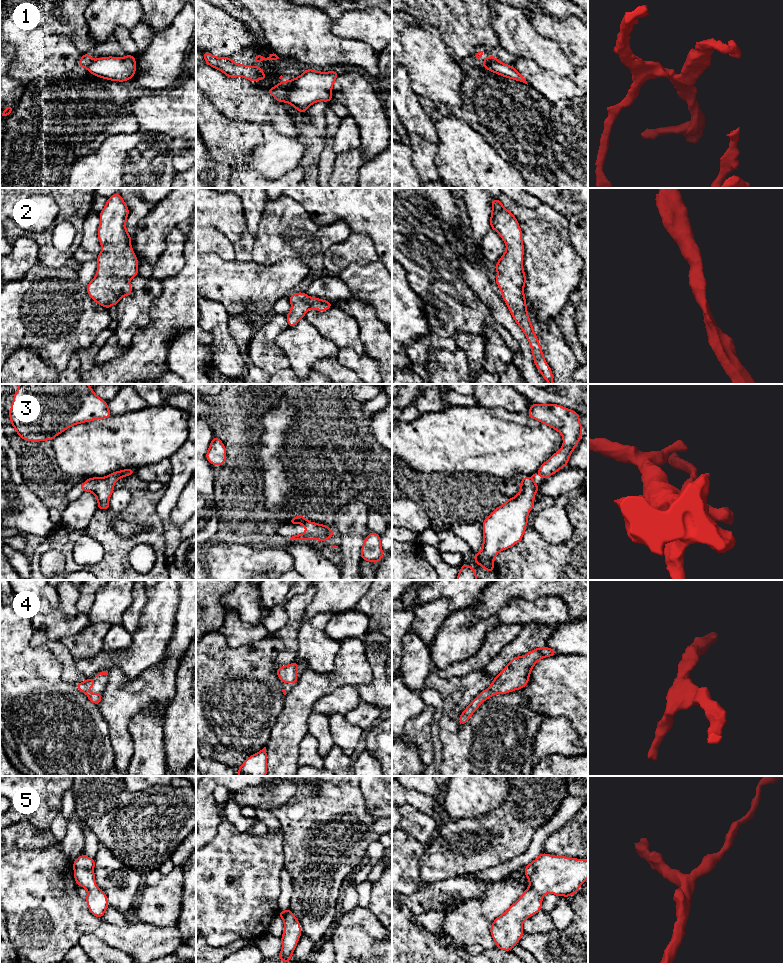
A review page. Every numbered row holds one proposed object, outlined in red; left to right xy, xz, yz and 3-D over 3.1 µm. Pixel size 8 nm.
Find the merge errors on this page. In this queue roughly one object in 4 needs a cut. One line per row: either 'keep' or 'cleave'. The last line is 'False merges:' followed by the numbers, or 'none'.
1: cleave
2: keep
3: keep
4: keep
5: keep
False merges: 1

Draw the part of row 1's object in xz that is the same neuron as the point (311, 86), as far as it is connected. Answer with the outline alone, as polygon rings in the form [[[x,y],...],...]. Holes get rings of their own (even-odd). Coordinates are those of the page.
[[[307,68],[300,76],[288,80],[287,102],[304,113],[318,101],[332,101],[332,87],[339,75],[336,71],[319,72]]]

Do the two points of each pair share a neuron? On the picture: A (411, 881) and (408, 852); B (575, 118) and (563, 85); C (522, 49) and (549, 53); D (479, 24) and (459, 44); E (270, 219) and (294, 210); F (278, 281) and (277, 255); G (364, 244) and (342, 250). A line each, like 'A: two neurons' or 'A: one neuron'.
A: one neuron
B: two neurons
C: one neuron
D: one neuron
E: one neuron
F: two neurons
G: one neuron

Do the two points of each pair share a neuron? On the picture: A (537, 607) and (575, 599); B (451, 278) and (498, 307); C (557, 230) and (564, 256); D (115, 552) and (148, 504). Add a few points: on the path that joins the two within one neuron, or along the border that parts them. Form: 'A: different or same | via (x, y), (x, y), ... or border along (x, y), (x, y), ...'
A: different | border along (540, 597), (559, 596), (567, 606), (568, 619)
B: different | border along (462, 273), (466, 284), (488, 307), (489, 312)
C: same | via (557, 236), (558, 250)
D: same | via (131, 542), (147, 537), (155, 529), (151, 520)

